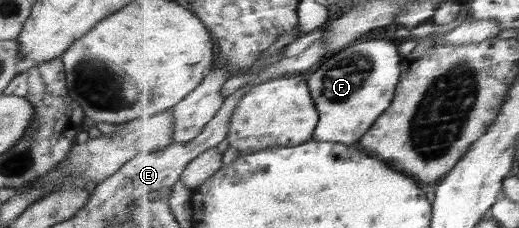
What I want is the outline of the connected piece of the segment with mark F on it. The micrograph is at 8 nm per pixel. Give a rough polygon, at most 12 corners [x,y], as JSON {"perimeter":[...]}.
{"perimeter":[[359,41],[309,79],[314,139],[352,145],[392,108],[400,45]]}

